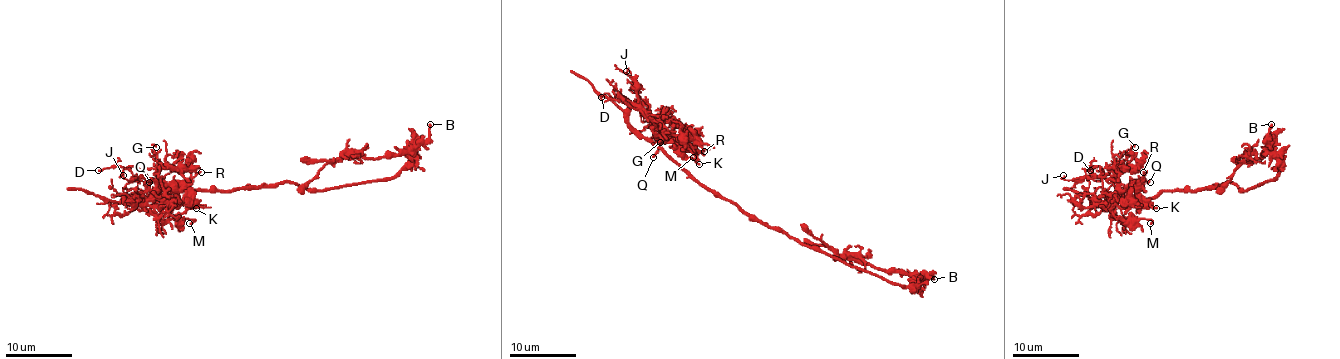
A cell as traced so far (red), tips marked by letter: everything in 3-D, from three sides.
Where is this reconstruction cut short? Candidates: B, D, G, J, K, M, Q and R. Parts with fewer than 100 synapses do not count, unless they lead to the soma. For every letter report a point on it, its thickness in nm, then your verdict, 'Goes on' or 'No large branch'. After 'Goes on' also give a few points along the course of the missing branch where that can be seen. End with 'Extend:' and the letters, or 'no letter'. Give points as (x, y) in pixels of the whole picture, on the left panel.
B: Place: (430, 124). Thickness 220 nm. No large branch
D: Place: (98, 170). Thickness 160 nm. No large branch
G: Place: (156, 147). Thickness 160 nm. No large branch
J: Place: (123, 175). Thickness 160 nm. No large branch
K: Place: (196, 208). Thickness 160 nm. No large branch
M: Place: (189, 223). Thickness 160 nm. No large branch
Q: Place: (149, 182). Thickness 160 nm. No large branch
R: Place: (201, 172). Thickness 170 nm. No large branch
Extend: no letter

